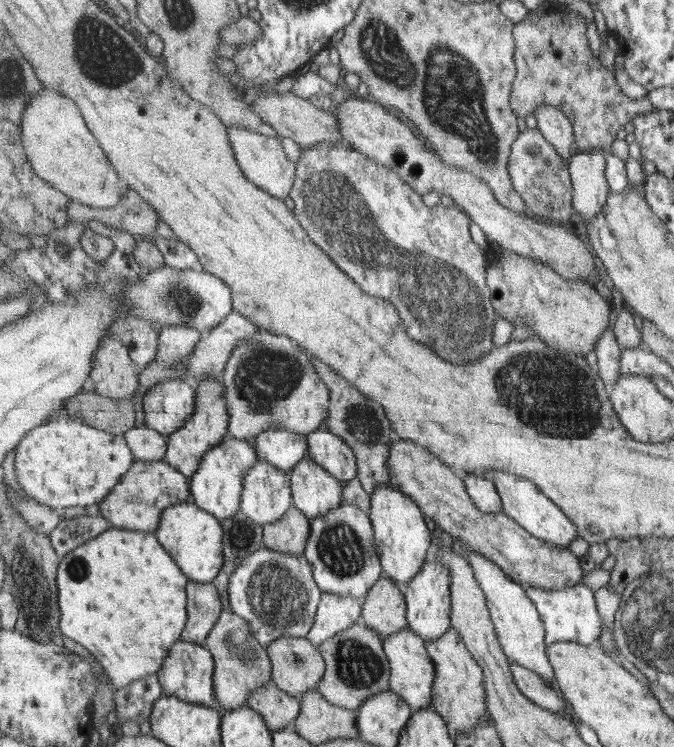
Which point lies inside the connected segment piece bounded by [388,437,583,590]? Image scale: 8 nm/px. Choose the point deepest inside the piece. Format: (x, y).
(441, 492)

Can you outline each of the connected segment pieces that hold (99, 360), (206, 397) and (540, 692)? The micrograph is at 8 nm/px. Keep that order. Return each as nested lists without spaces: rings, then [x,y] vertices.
[[[113,335],[103,336],[99,350],[93,356],[93,372],[90,378],[95,382],[95,393],[120,401],[133,396],[142,397],[139,387],[140,369],[129,356],[129,348]]]
[[[203,375],[196,390],[195,414],[178,431],[169,436],[168,451],[165,460],[179,469],[188,478],[199,470],[203,455],[223,442],[229,435],[230,410],[225,398],[225,383],[215,375]]]
[[[511,662],[511,664],[512,672],[514,672],[514,682],[527,698],[540,707],[561,714],[561,716],[567,717],[569,720],[573,720],[578,725],[582,723],[581,720],[578,720],[574,716],[568,702],[565,701],[565,696],[561,698],[557,694],[557,690],[551,688],[551,684],[546,678],[534,672],[534,670],[524,668],[518,663]]]

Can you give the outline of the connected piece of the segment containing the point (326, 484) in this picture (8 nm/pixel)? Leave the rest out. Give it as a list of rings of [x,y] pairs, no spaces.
[[[309,456],[303,457],[291,473],[294,505],[313,520],[344,502],[344,483]]]

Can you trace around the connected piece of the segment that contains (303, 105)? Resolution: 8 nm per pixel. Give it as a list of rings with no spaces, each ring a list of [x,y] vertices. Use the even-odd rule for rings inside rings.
[[[274,91],[261,92],[259,97],[251,103],[253,111],[269,124],[284,141],[293,140],[303,151],[317,147],[323,141],[343,141],[334,113],[316,108],[309,99],[301,98],[293,92],[275,93]]]

